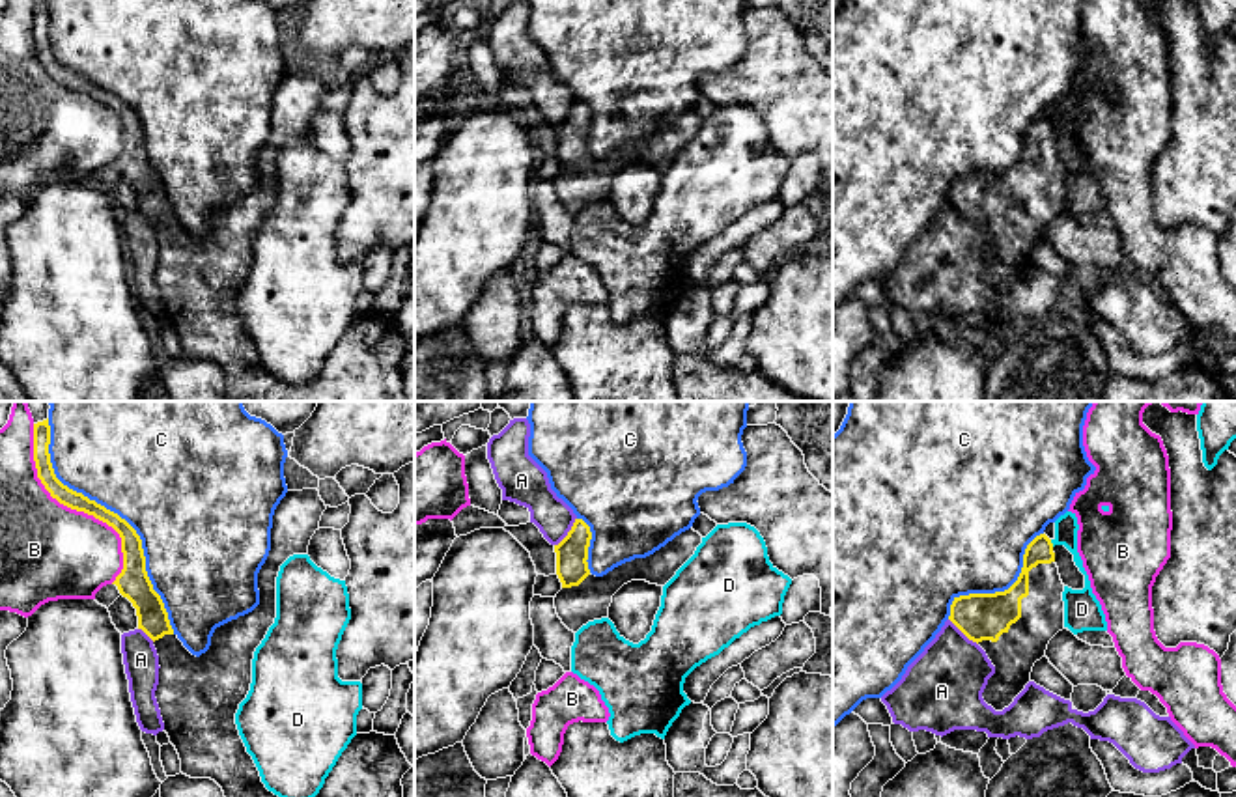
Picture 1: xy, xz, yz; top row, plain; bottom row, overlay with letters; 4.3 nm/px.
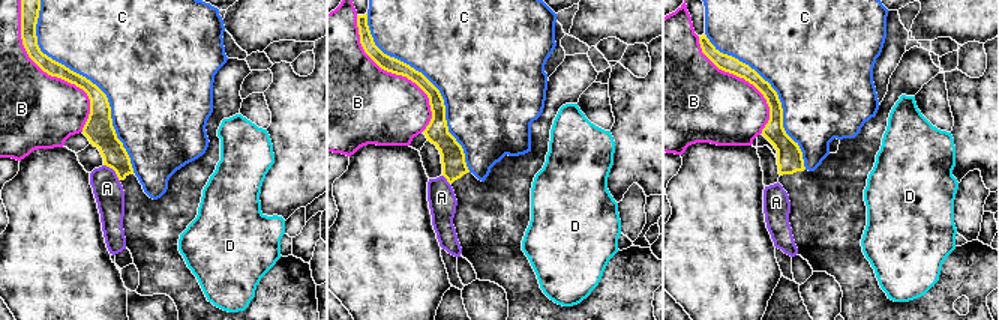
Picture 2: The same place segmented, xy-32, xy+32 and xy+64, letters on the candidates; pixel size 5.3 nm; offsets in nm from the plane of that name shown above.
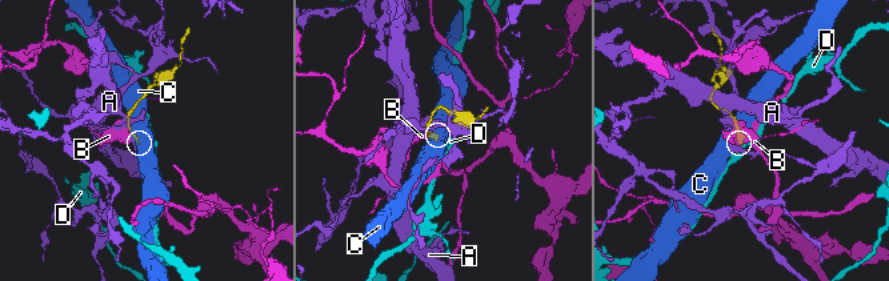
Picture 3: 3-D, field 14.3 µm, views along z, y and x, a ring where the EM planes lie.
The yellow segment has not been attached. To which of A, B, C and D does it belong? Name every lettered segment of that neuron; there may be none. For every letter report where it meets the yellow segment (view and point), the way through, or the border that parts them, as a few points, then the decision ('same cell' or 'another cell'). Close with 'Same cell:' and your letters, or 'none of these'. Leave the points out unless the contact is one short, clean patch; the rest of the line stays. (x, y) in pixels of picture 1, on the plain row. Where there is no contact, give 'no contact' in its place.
A: meets yellow in xz at (568, 114); another cell
B: meets yellow in xy at (73, 90); another cell
C: meets yellow in xy at (116, 96); another cell
D: meets yellow in yz at (1052, 125); border along yz (1050, 122), (1053, 127); another cell
Same cell: none of these

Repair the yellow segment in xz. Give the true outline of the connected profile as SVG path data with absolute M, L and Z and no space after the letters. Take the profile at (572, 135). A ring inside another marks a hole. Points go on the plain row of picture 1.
M575 101L568 118L555 127L556 157L562 164L562 172L555 179L555 190L562 205L573 215L588 203L607 200L612 177L624 166L646 162L665 168L702 125L702 118L689 110L653 136L635 140L603 159L596 159L586 144L590 121L590 108L583 101Z

